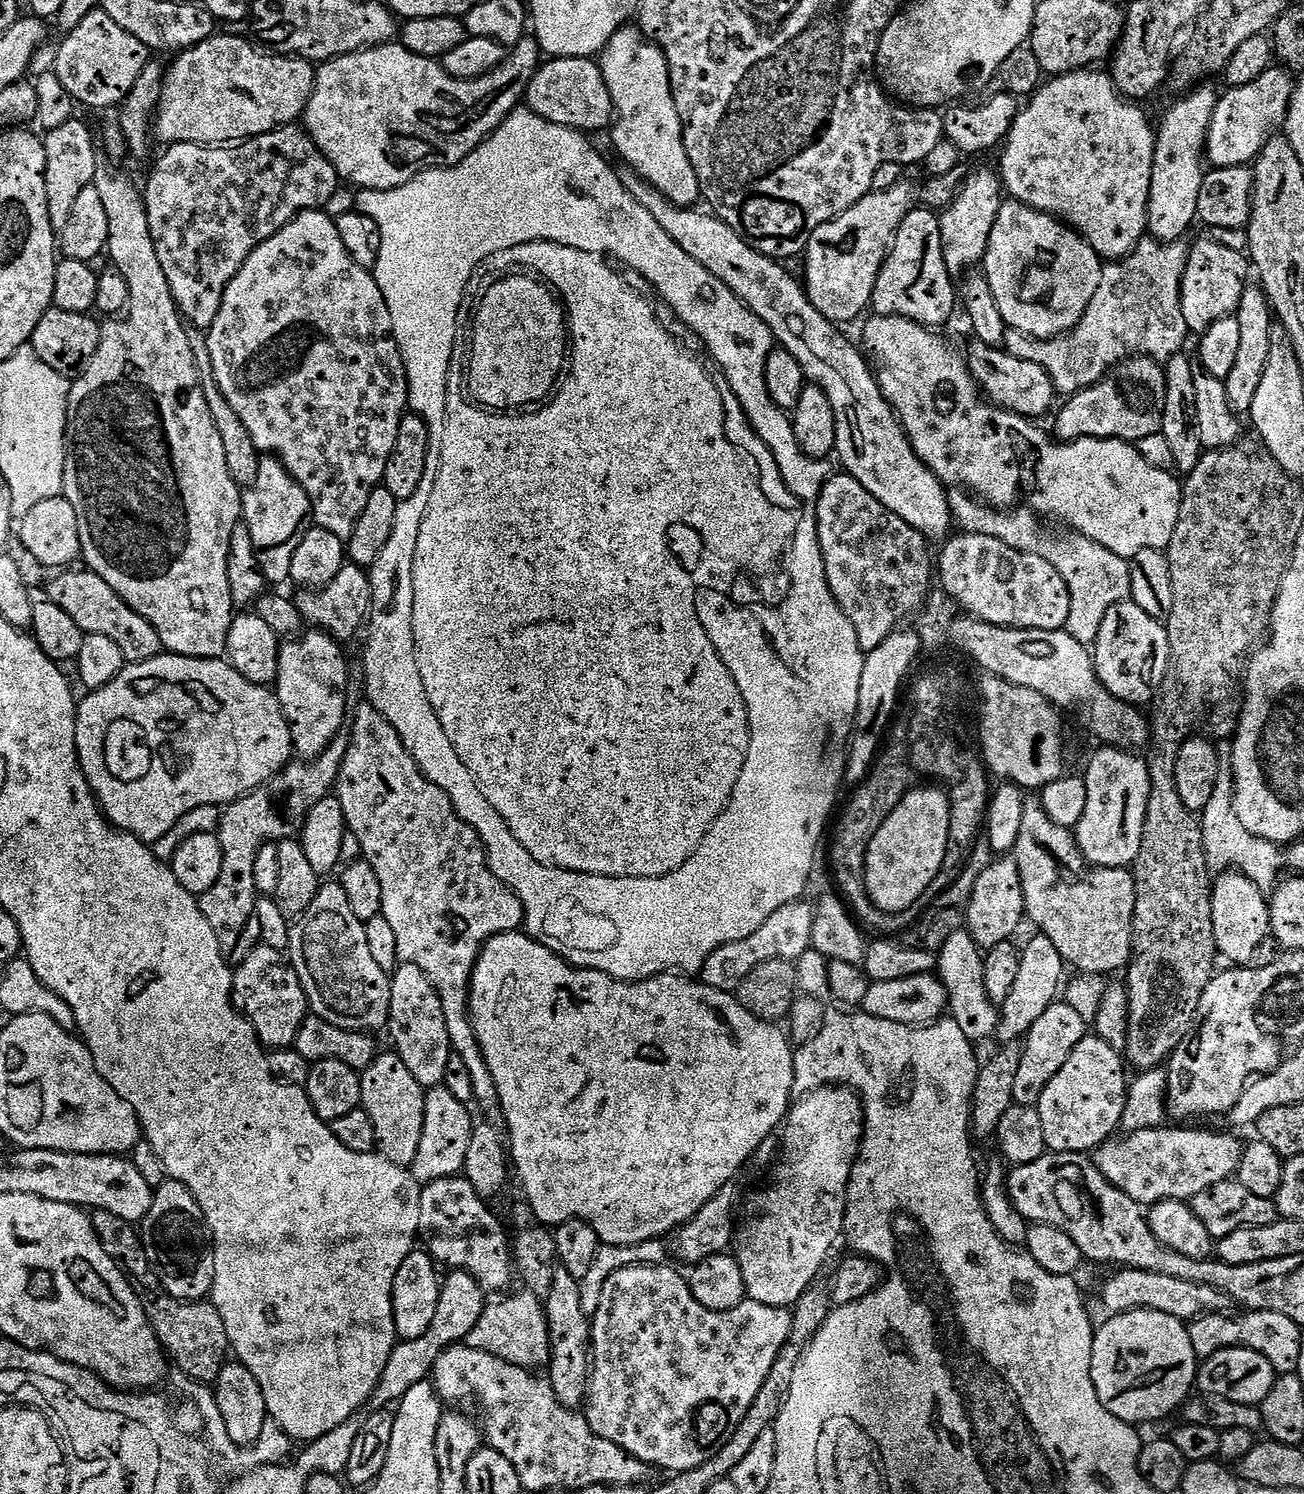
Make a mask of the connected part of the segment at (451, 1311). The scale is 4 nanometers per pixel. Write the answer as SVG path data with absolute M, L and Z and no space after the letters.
M452 1270L447 1275L443 1277L440 1286L438 1307L434 1319L430 1322L430 1330L426 1330L426 1334L422 1334L422 1338L397 1343L396 1349L392 1351L386 1362L386 1369L382 1372L382 1378L379 1379L379 1384L367 1405L356 1411L346 1422L342 1422L341 1426L330 1430L329 1434L324 1434L321 1438L309 1441L303 1447L305 1449L300 1456L298 1454L295 1457L295 1460L297 1460L293 1461L292 1466L296 1471L306 1476L318 1473L326 1473L328 1476L343 1475L348 1466L352 1447L364 1423L368 1421L371 1412L377 1412L395 1405L404 1397L406 1390L411 1390L413 1386L418 1386L418 1382L431 1377L436 1359L445 1350L454 1344L467 1341L470 1330L474 1330L474 1326L478 1326L478 1318L482 1318L484 1313L486 1293L469 1272Z

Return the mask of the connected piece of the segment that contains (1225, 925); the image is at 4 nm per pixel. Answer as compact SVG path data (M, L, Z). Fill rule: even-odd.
M1226 871L1215 877L1212 886L1214 938L1222 941L1222 956L1229 960L1229 965L1251 965L1255 951L1265 947L1264 939L1269 939L1272 930L1268 902L1265 889L1256 886L1241 872Z

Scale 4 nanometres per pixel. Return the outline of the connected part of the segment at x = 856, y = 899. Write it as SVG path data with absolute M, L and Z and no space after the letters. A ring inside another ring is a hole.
M904 744L894 745L889 752L881 751L876 757L876 763L872 765L871 772L853 791L857 792L849 798L848 805L836 824L836 833L832 836L832 876L836 879L835 891L848 912L865 929L870 928L876 934L882 928L888 928L888 913L880 910L867 894L864 869L867 866L867 850L871 840L878 834L880 825L890 816L893 807L902 802L904 796L914 788L912 776L914 777L914 769Z

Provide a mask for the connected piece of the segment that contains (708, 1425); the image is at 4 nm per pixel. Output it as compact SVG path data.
M637 1266L620 1268L602 1286L602 1298L598 1302L598 1310L590 1316L590 1356L594 1361L590 1376L594 1381L588 1385L588 1394L584 1397L582 1415L588 1419L590 1430L598 1434L598 1438L606 1438L606 1442L614 1442L626 1454L638 1458L653 1469L665 1468L668 1474L689 1472L714 1458L722 1446L730 1442L734 1430L738 1430L738 1422L746 1418L746 1410L758 1398L758 1390L762 1390L762 1382L766 1382L766 1374L770 1374L770 1366L774 1366L774 1358L782 1350L782 1346L790 1338L792 1314L787 1308L762 1306L762 1302L754 1302L745 1298L732 1310L715 1312L699 1304L688 1288L688 1281L672 1269L672 1266Z

